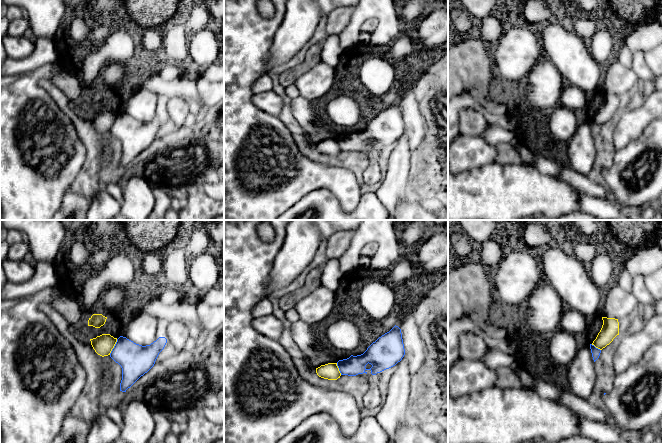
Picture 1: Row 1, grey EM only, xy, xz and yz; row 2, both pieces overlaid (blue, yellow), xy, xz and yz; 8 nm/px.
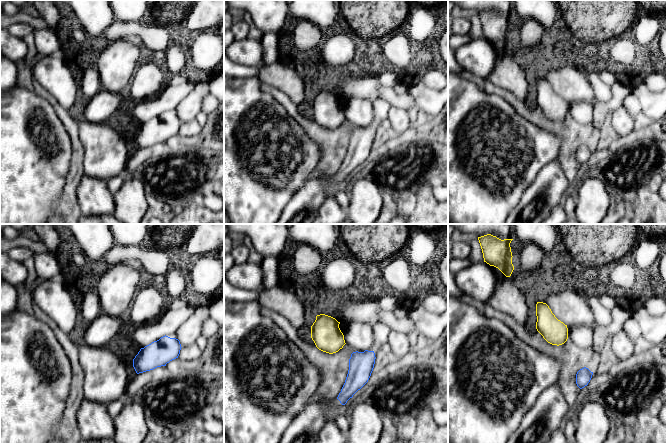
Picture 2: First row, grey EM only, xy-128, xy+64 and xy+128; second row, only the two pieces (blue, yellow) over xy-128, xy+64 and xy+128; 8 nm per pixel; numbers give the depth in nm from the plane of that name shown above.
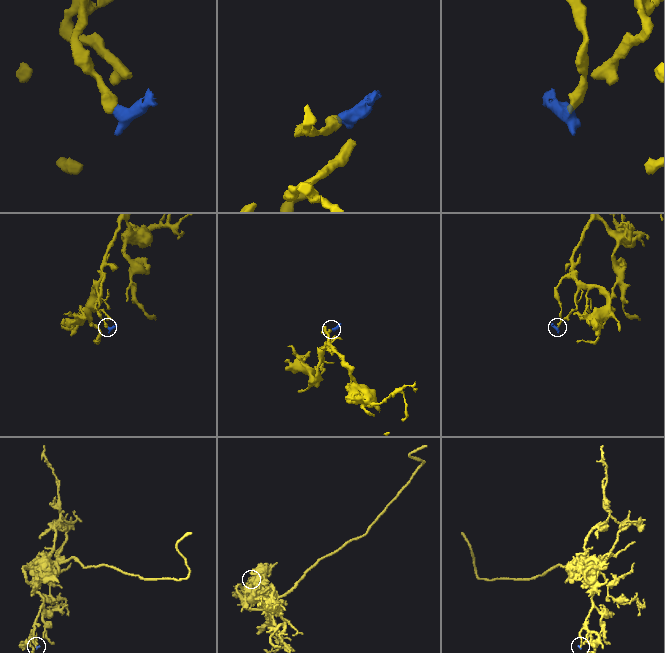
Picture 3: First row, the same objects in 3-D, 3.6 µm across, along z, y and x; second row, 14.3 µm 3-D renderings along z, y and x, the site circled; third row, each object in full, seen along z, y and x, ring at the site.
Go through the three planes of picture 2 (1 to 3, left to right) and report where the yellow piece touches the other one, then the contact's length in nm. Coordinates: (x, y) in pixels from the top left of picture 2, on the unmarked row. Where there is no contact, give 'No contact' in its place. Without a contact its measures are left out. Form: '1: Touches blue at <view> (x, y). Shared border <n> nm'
1: No contact
2: No contact
3: No contact

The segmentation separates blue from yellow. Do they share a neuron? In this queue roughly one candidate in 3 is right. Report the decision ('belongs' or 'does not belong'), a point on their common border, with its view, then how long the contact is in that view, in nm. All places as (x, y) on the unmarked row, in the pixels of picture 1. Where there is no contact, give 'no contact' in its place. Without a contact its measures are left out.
does not belong; contact xy (114, 123); length 140 nm

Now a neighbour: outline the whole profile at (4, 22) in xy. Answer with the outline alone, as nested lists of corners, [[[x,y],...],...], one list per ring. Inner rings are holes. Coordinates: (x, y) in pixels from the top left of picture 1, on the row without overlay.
[[[6,17],[0,18],[0,37],[4,37],[8,33],[9,20]]]

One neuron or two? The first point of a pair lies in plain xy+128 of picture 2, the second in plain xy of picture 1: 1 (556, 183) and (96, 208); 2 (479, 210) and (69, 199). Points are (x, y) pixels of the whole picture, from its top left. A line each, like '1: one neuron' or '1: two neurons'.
1: two neurons
2: two neurons

